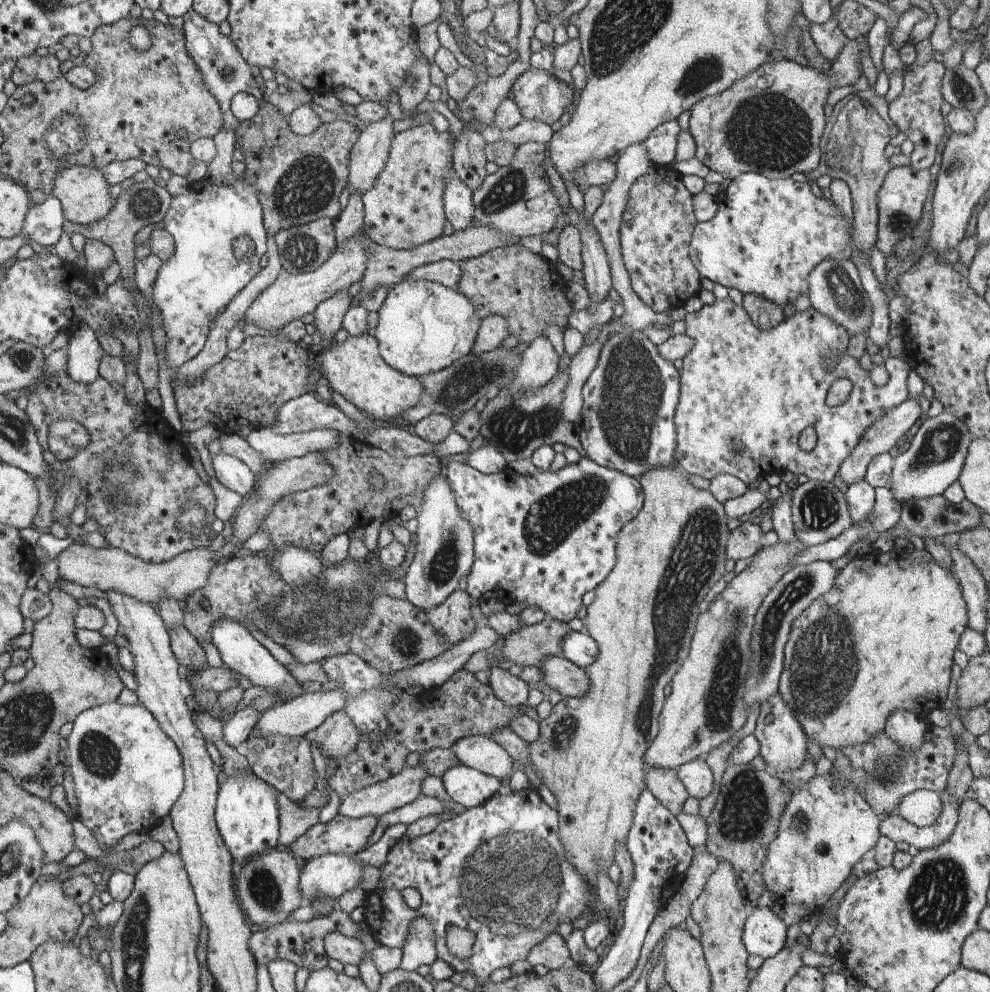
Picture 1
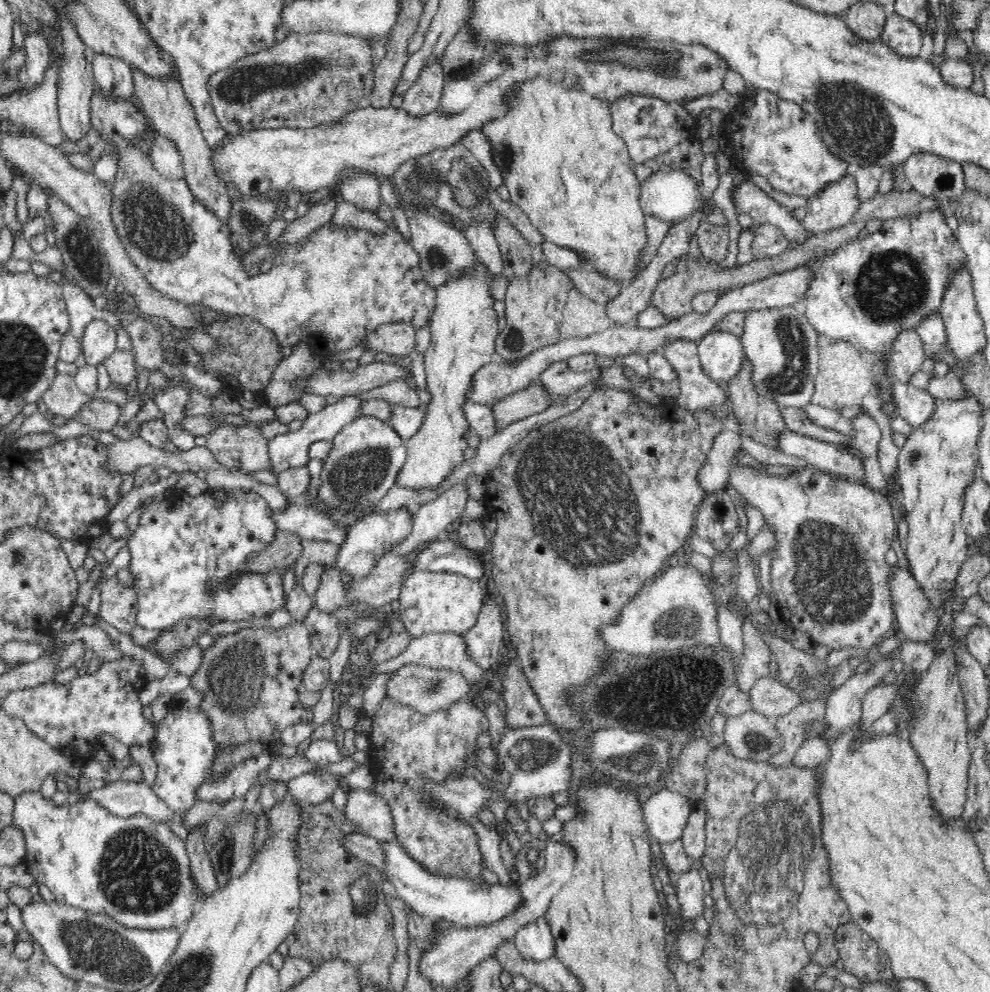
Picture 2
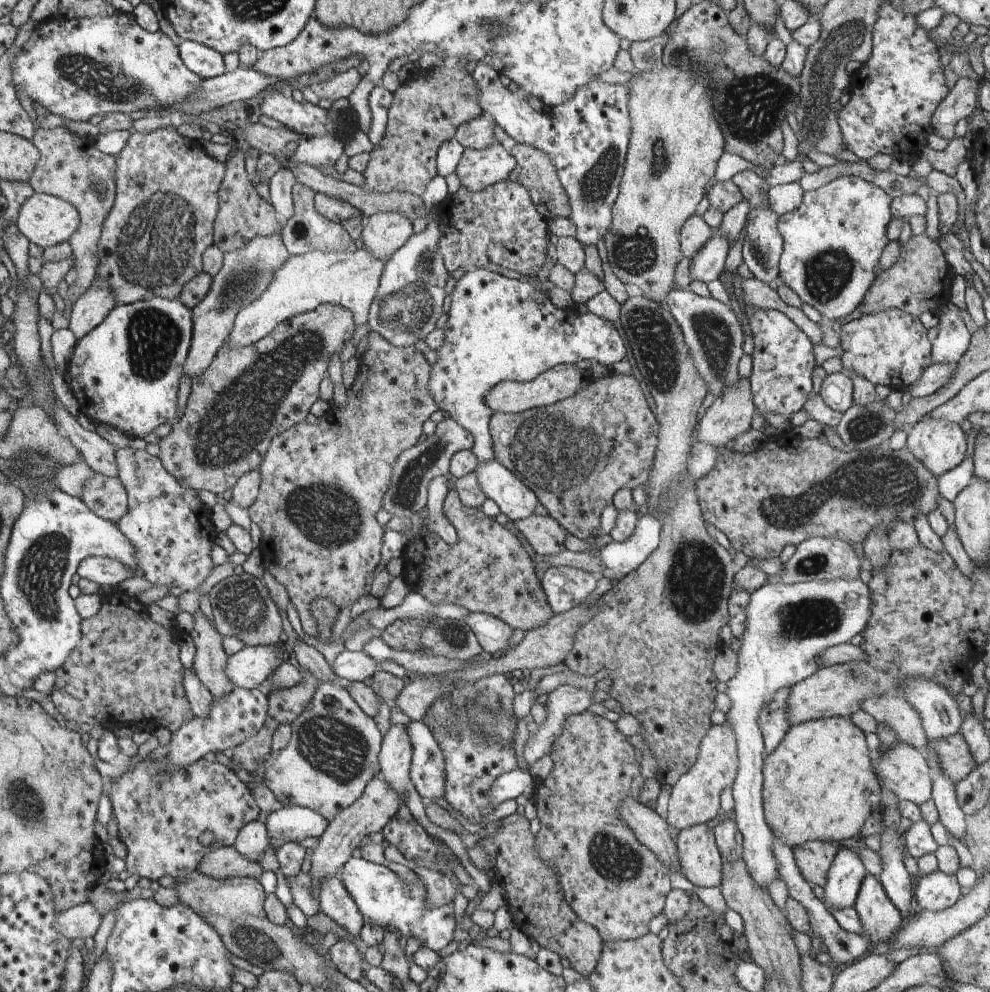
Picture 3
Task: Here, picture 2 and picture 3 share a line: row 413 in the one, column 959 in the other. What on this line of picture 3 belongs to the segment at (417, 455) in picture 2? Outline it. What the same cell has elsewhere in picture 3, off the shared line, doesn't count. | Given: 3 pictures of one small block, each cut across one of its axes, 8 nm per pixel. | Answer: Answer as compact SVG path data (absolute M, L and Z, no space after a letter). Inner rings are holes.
M928 417L907 429L907 433L907 450L937 478L966 457L965 434L957 423Z

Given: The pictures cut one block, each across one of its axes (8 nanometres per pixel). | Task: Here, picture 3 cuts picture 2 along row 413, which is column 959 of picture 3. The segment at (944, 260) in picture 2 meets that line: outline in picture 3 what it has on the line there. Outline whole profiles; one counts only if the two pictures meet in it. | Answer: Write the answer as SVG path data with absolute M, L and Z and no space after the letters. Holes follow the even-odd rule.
M940 872L922 875L915 886L916 909L942 911L952 907L962 896L962 889L956 876Z

